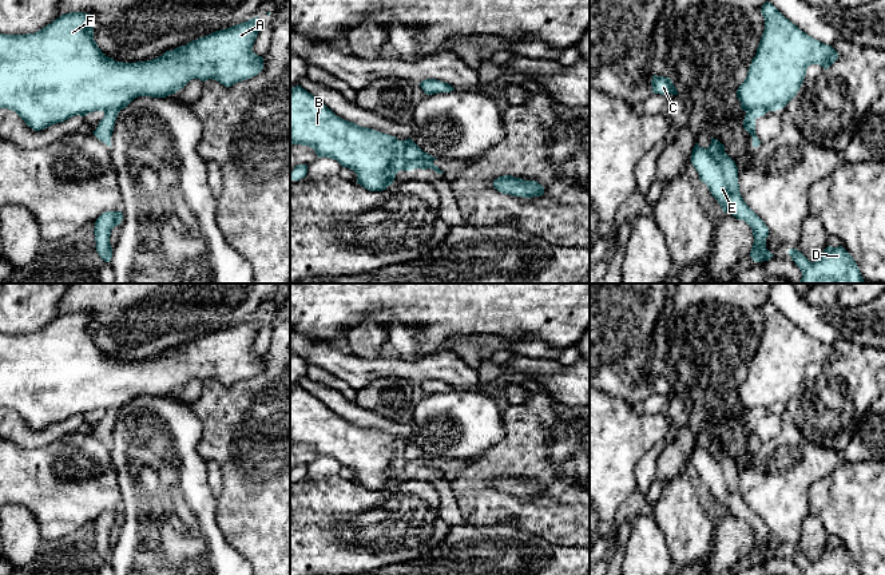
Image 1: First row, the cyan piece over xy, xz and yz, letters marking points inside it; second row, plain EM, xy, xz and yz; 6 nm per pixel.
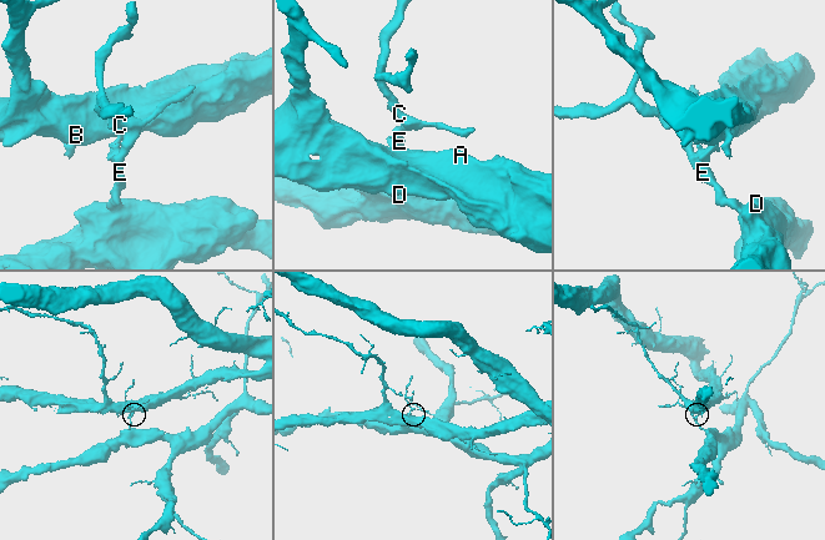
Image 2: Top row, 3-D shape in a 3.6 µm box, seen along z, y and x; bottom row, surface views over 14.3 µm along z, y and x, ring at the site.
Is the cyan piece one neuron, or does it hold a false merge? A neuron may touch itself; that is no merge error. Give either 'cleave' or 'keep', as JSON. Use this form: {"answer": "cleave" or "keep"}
{"answer": "cleave"}

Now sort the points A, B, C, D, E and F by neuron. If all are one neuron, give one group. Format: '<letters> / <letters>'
A B F / C D E

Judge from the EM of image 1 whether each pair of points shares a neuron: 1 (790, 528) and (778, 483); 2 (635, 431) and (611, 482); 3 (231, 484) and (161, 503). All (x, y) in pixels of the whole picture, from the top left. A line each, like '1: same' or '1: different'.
1: same
2: same
3: different

